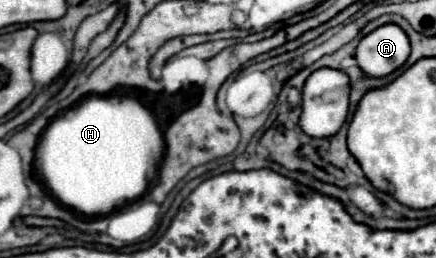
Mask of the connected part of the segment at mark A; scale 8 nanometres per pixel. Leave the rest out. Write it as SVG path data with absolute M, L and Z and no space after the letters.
M383 24L367 34L357 50L355 60L369 76L387 76L405 64L411 52L407 34L397 24Z

